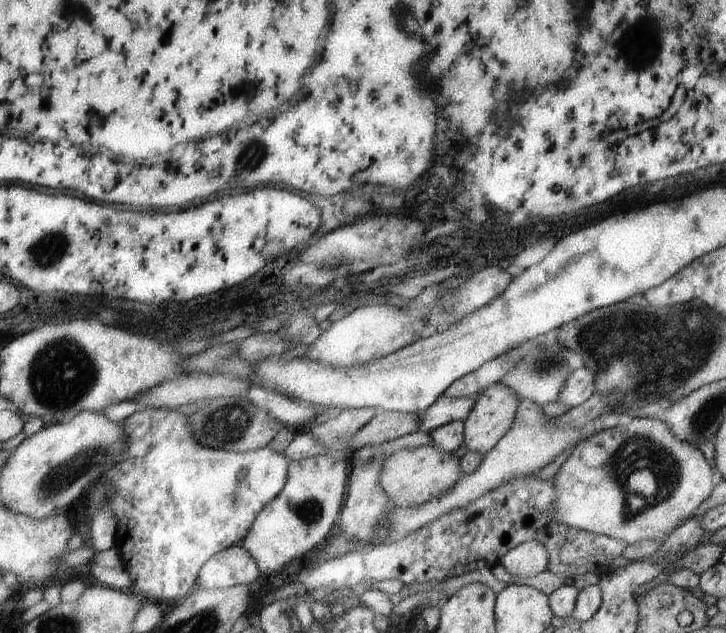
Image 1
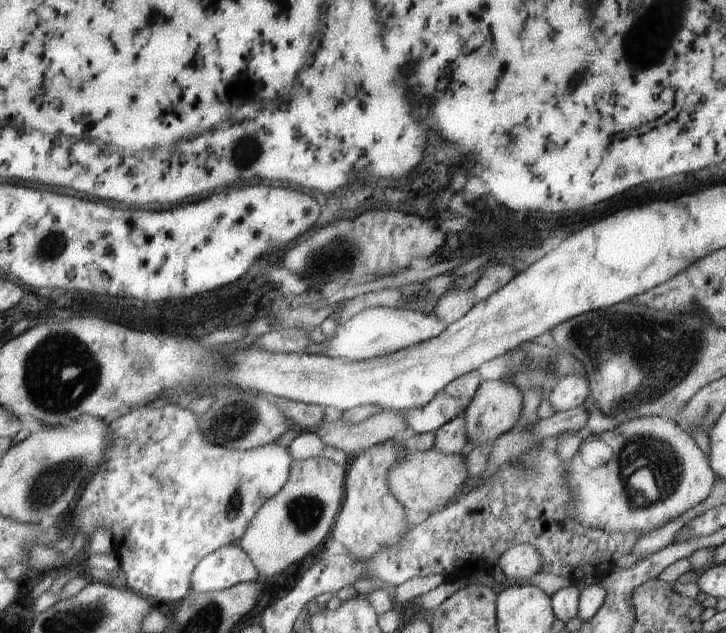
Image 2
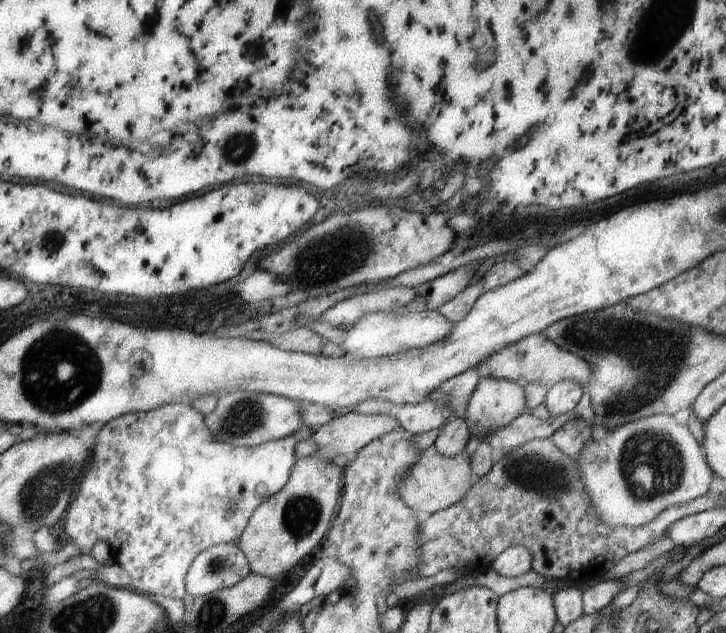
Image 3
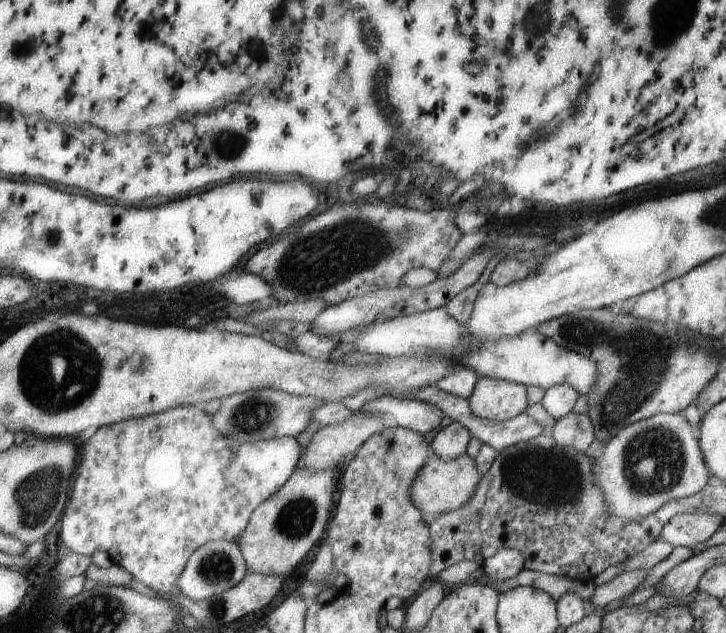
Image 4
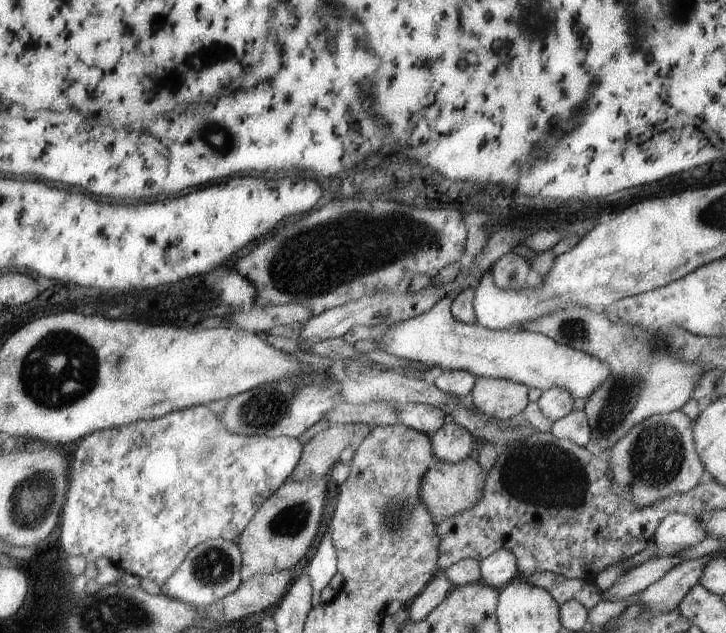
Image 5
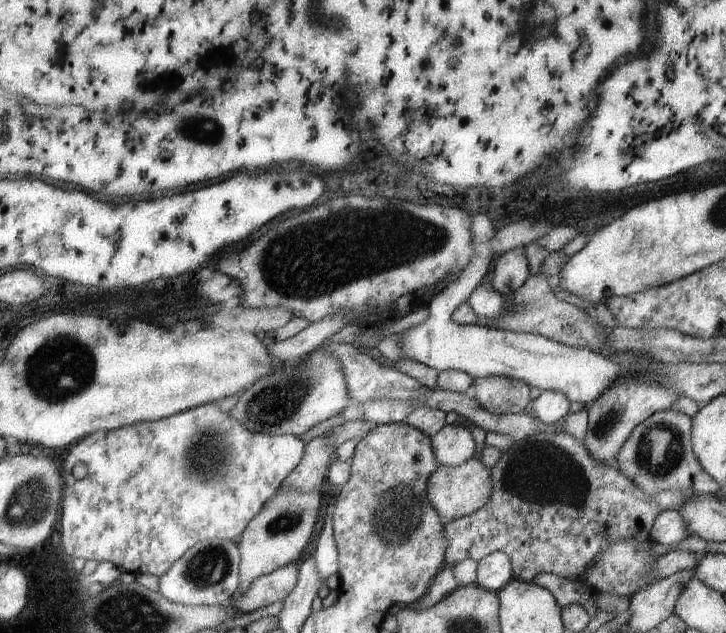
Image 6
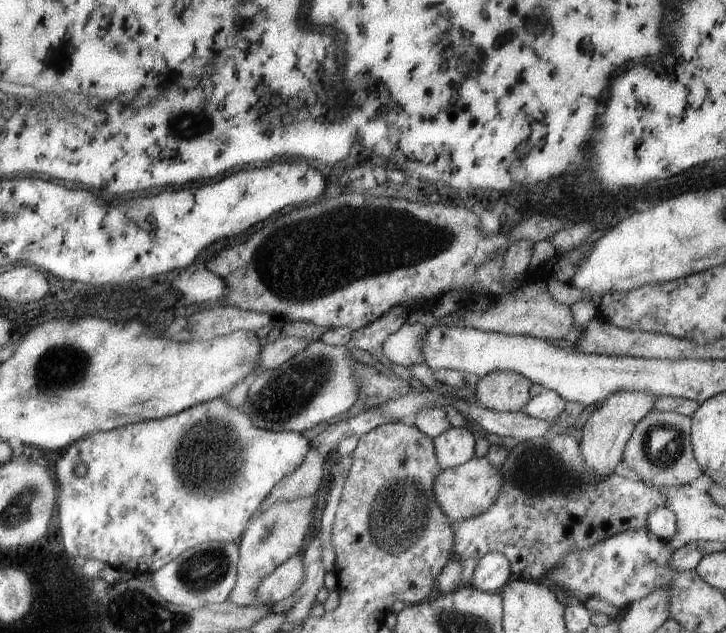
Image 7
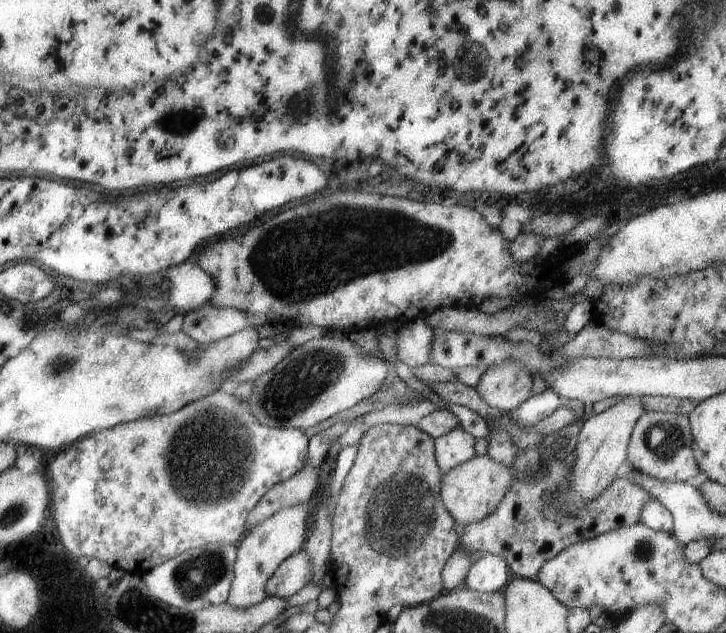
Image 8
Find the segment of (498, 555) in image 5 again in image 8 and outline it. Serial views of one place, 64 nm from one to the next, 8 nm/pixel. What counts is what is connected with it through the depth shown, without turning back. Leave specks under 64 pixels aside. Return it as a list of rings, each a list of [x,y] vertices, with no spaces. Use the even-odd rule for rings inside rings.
[[[483,553],[475,557],[466,572],[462,586],[480,593],[499,591],[509,582],[509,566],[503,558],[493,553]]]

